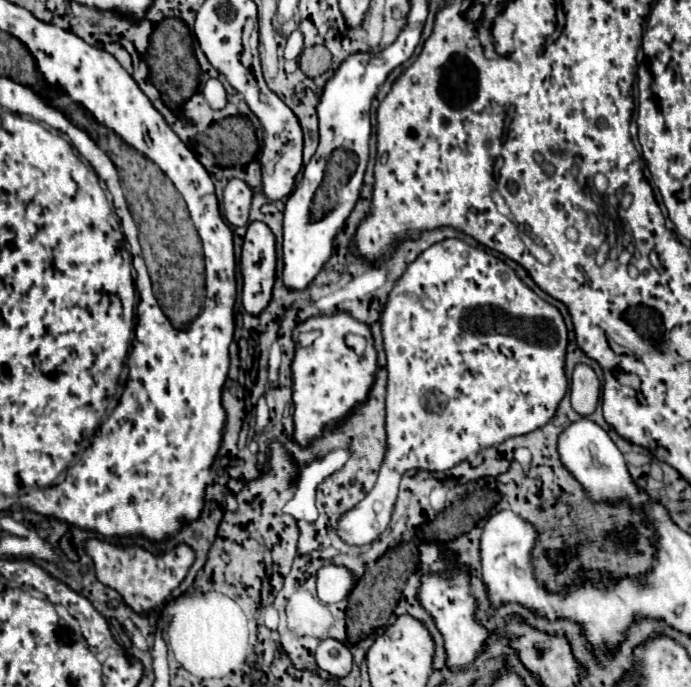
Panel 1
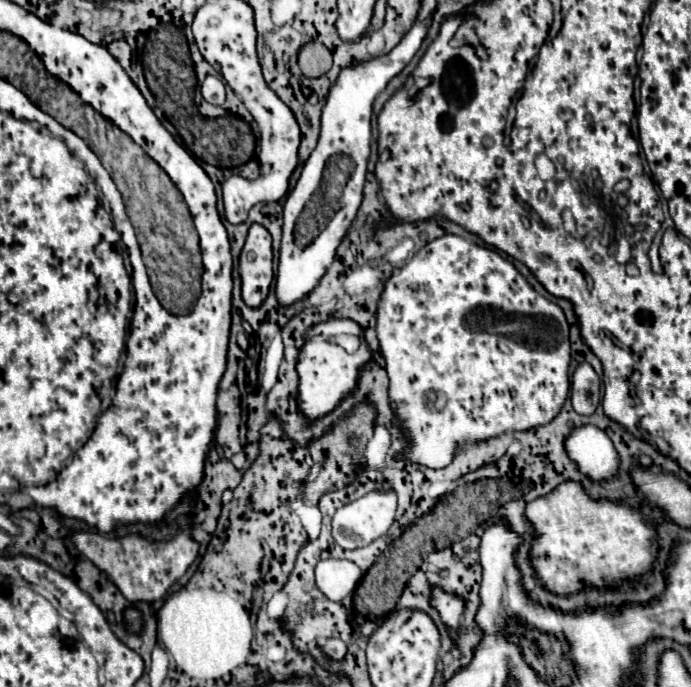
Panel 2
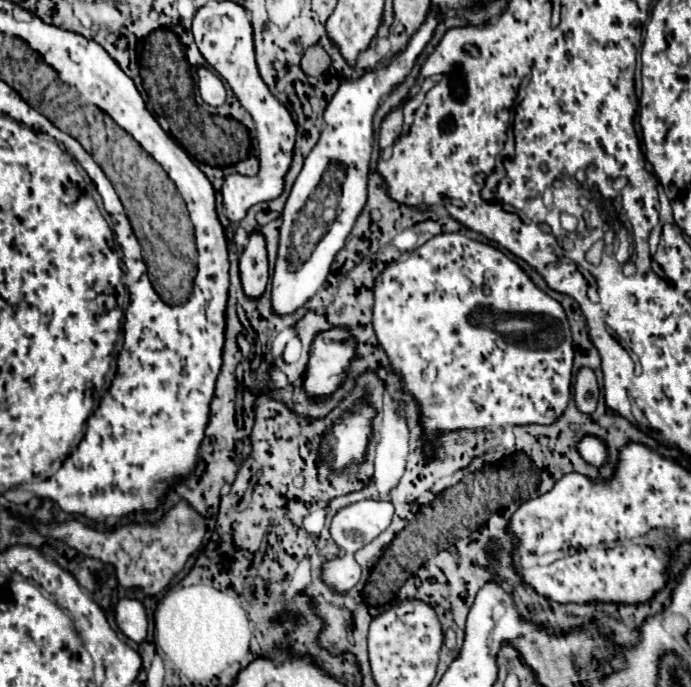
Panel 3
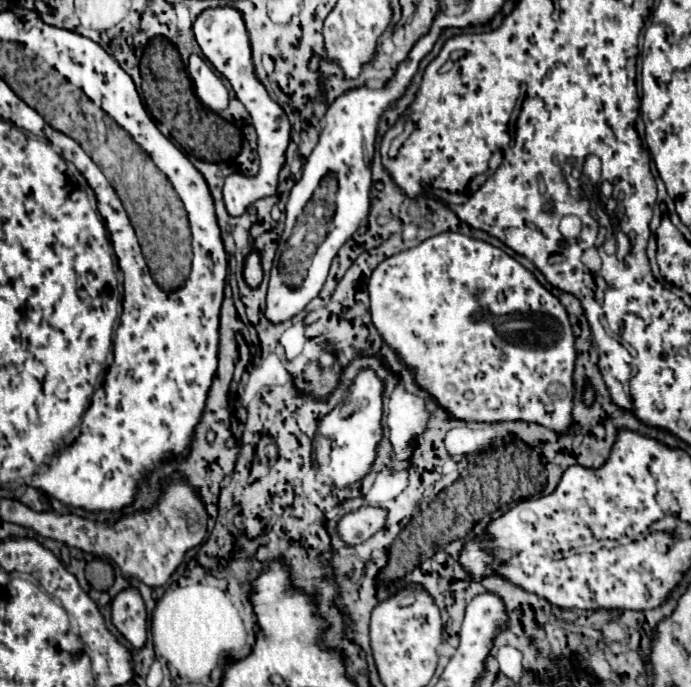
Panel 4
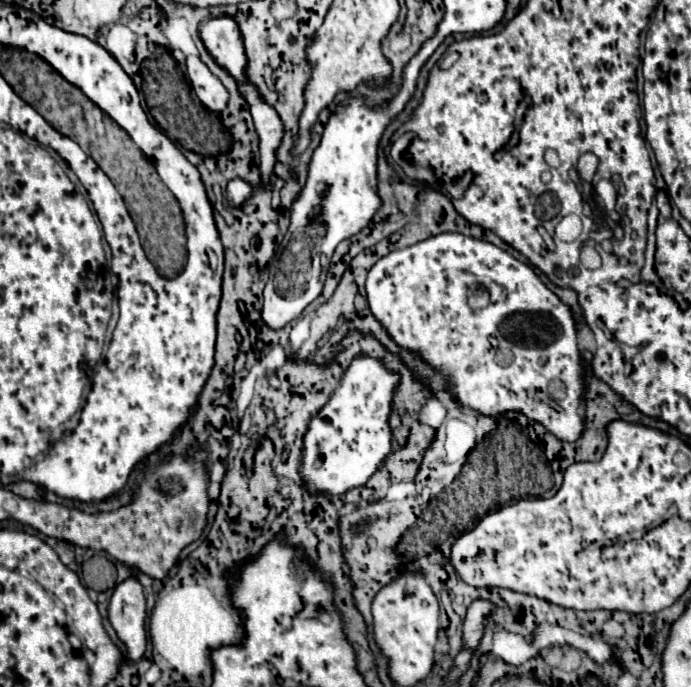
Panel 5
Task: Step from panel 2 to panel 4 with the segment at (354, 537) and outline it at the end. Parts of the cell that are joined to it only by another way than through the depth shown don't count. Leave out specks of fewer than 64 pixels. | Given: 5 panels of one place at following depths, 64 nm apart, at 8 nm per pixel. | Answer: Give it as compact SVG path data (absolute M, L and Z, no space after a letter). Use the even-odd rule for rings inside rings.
M360 506L354 512L344 514L338 520L338 534L346 546L358 546L372 538L380 528L384 528L388 510L380 506Z

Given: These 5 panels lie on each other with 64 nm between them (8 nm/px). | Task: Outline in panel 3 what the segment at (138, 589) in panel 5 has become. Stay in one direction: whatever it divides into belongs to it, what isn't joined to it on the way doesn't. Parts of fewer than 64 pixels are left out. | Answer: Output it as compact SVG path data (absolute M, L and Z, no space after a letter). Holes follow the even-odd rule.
M120 600L116 606L118 628L134 642L142 642L147 637L148 618L144 606L138 600Z

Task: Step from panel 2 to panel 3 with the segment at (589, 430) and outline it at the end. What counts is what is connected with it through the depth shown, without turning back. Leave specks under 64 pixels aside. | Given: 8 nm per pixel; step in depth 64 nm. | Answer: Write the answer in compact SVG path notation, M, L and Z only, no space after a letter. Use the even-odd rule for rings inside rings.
M582 436L576 444L576 450L580 452L584 462L596 468L602 468L608 464L608 446L598 436Z

